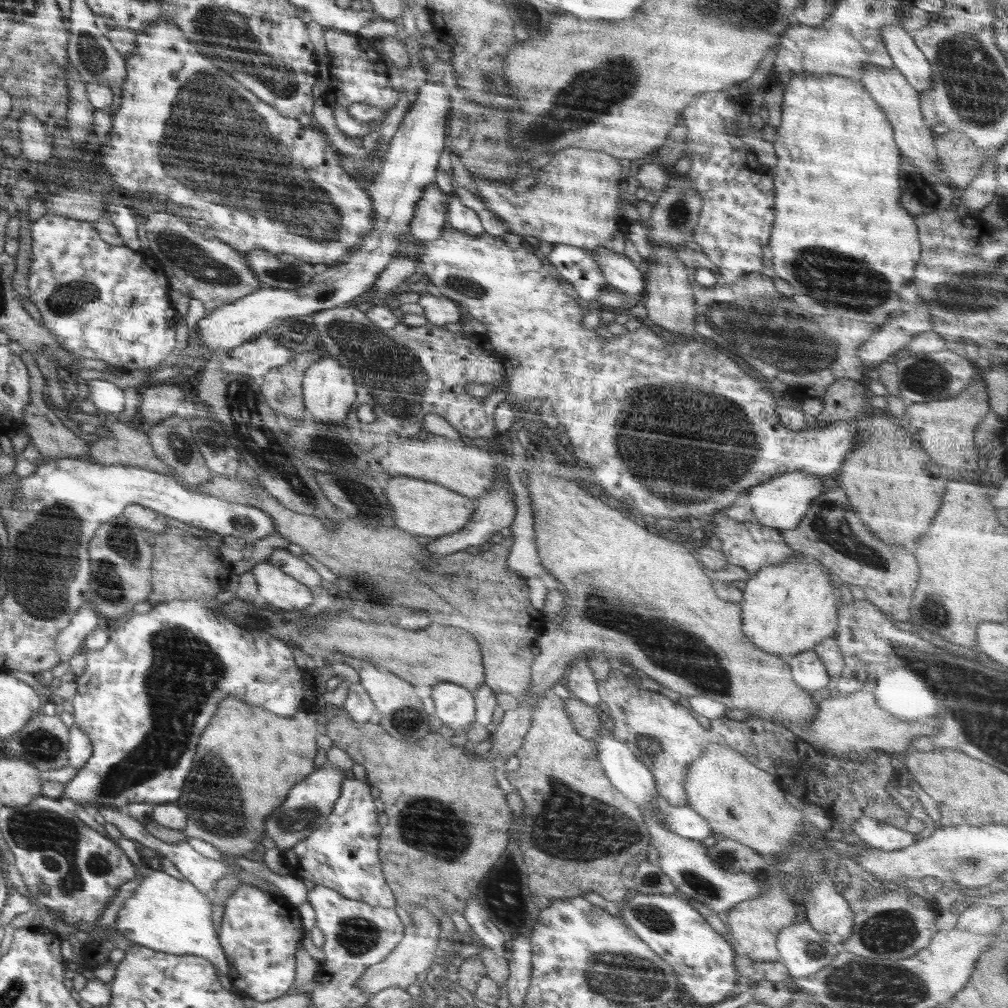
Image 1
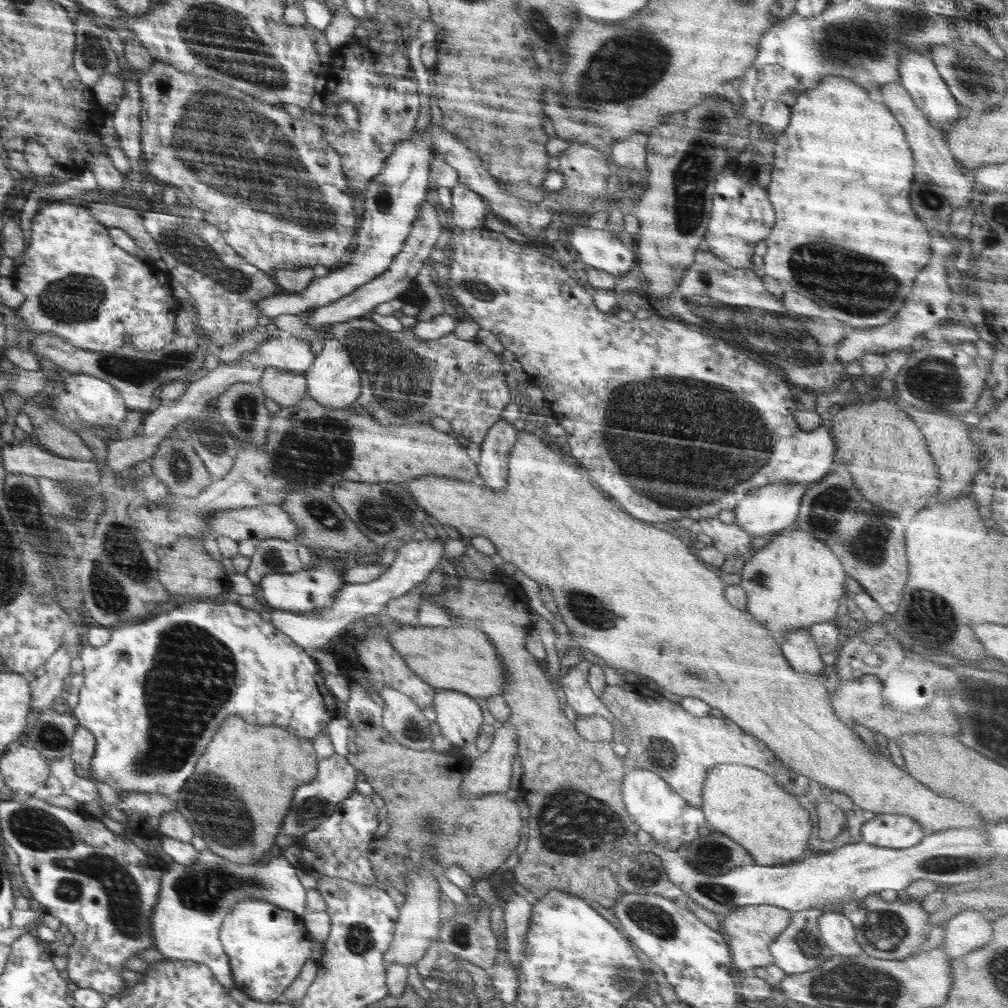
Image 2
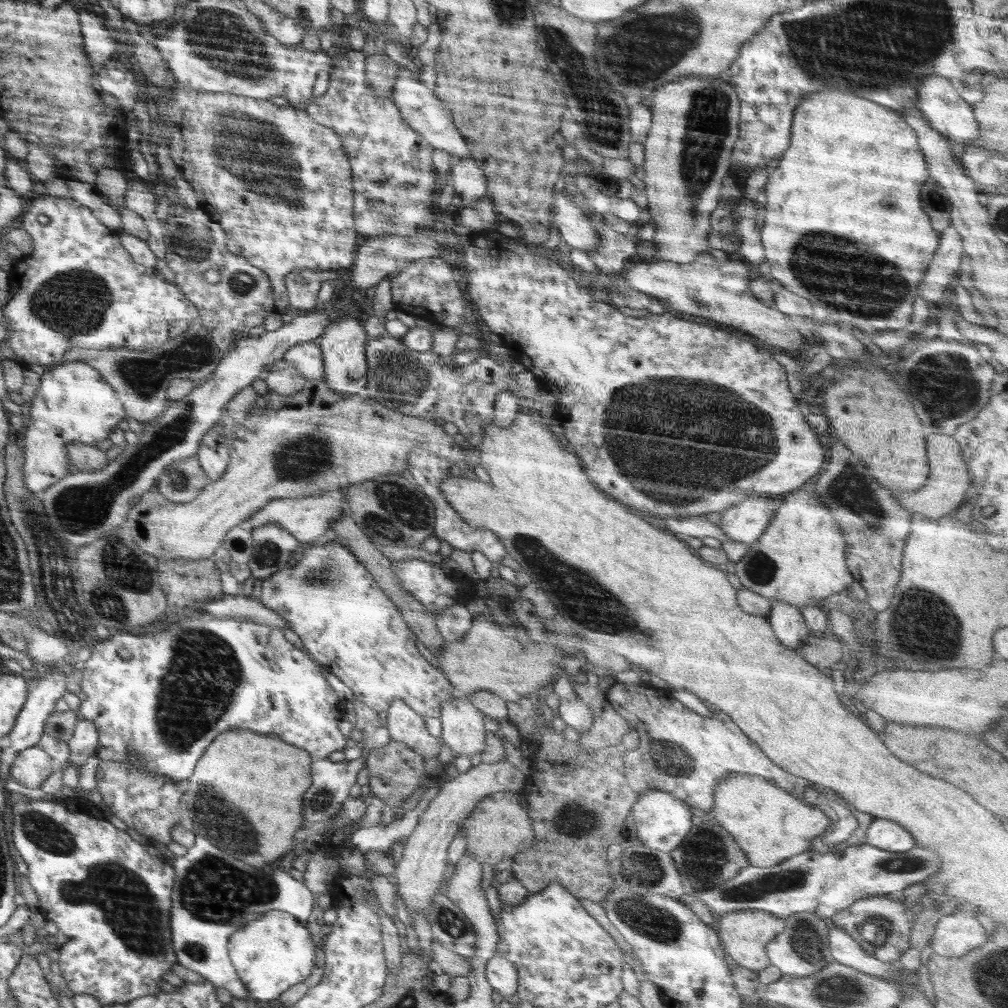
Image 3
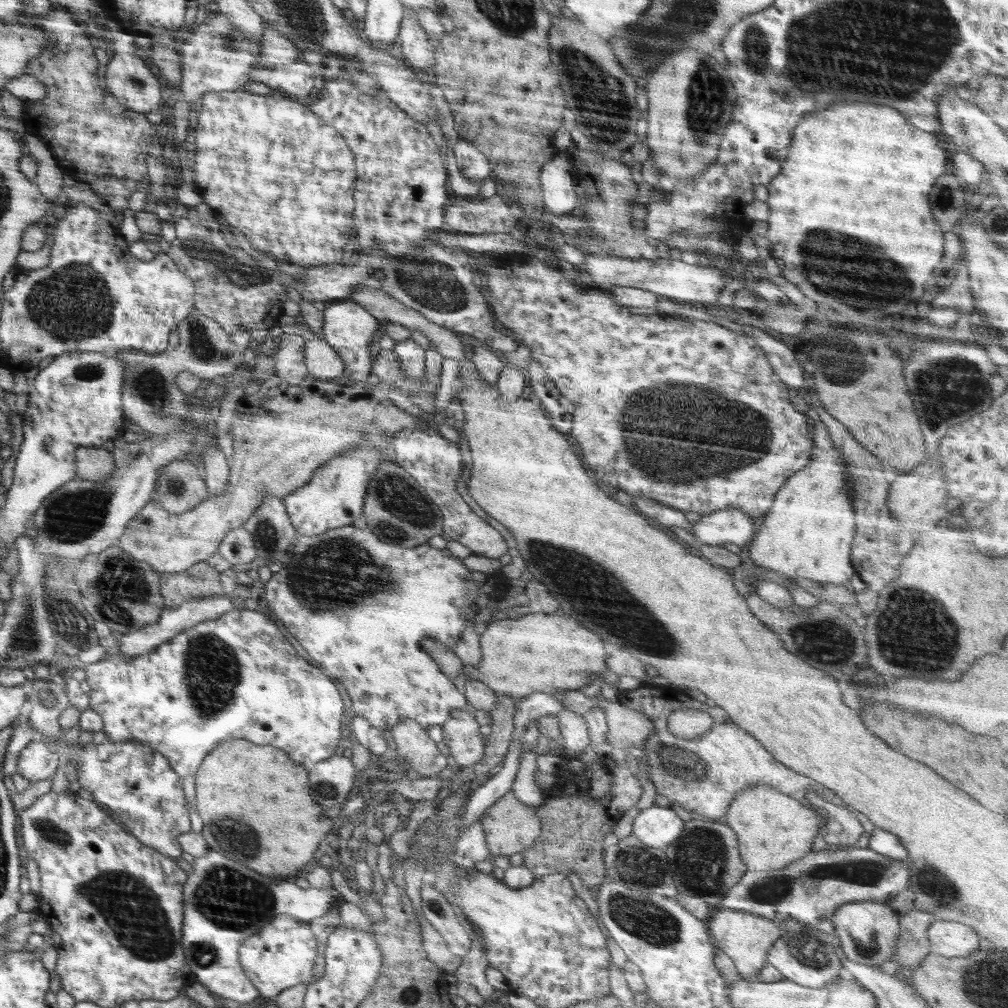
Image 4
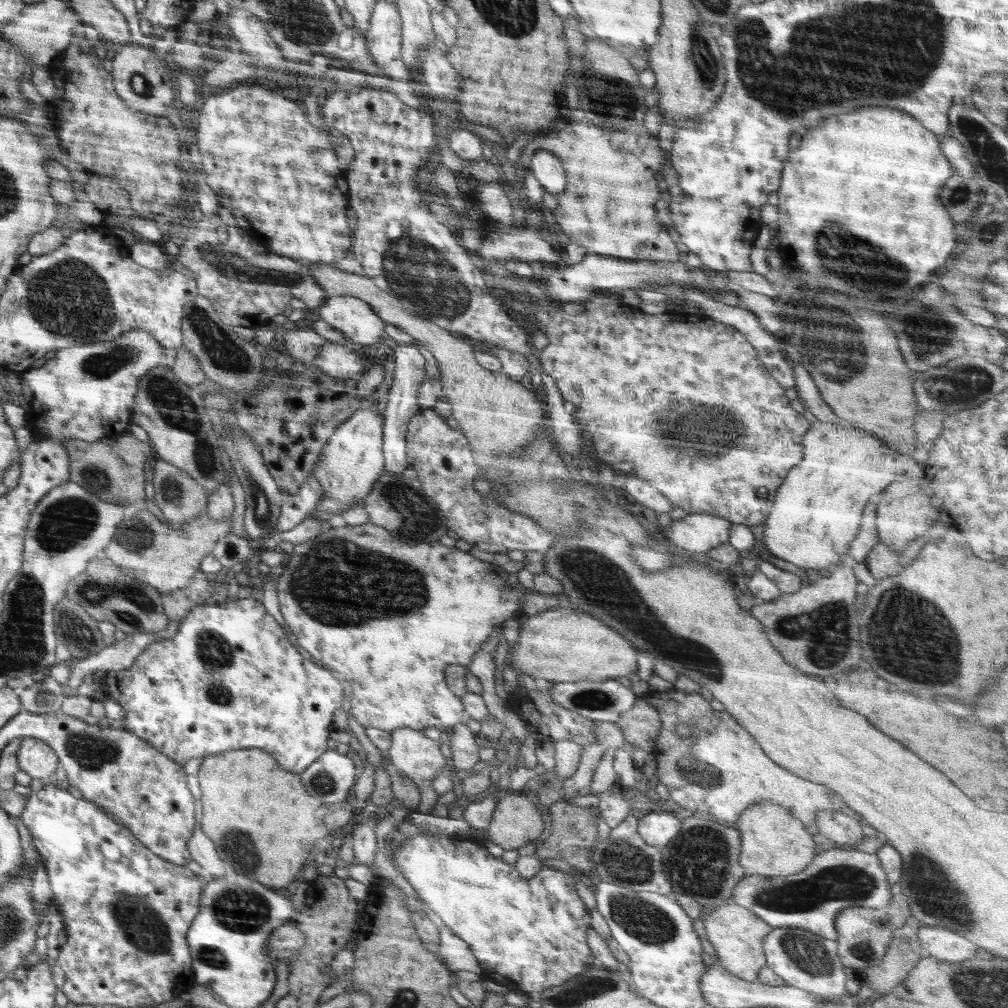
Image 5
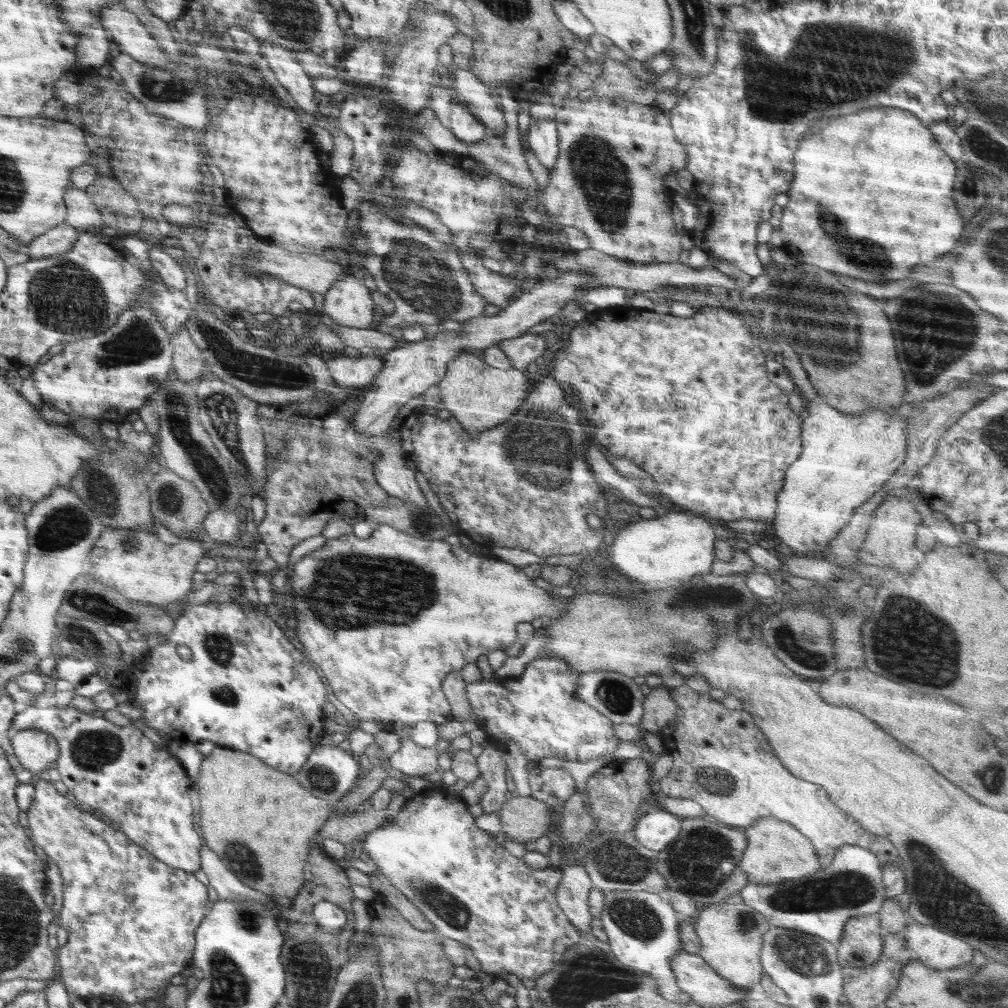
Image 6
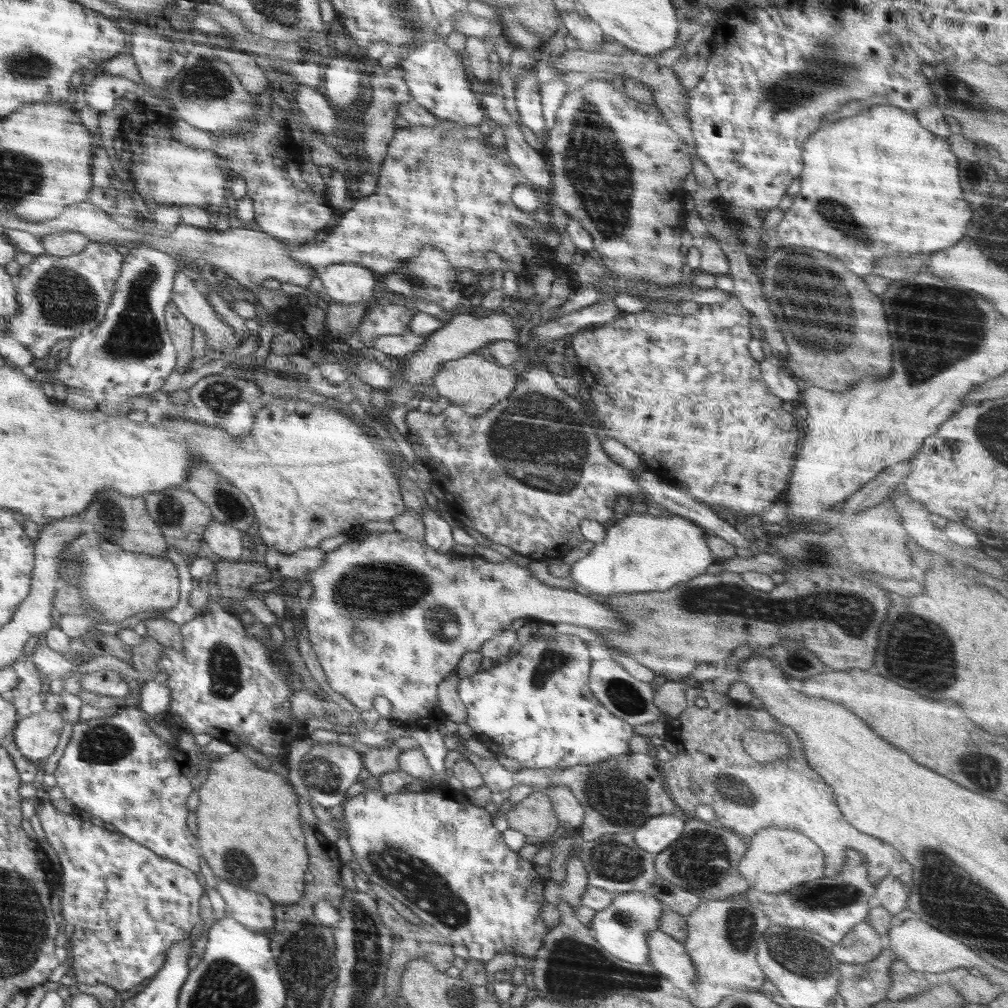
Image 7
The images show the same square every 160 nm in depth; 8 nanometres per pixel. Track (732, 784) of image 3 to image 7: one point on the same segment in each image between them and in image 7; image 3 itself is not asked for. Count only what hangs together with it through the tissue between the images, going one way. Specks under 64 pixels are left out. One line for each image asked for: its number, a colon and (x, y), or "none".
4: (772, 829)
5: (774, 843)
6: (776, 851)
7: (777, 860)

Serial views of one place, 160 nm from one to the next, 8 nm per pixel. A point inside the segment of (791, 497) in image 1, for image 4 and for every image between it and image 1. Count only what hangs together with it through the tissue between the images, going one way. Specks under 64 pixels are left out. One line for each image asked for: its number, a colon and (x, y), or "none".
2: (772, 508)
3: (745, 521)
4: (729, 525)

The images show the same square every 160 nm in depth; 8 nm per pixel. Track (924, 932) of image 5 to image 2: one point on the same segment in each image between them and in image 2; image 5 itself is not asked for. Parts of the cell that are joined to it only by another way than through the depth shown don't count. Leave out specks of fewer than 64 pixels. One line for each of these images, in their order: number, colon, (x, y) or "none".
2: (969, 930)
3: (955, 935)
4: (948, 938)

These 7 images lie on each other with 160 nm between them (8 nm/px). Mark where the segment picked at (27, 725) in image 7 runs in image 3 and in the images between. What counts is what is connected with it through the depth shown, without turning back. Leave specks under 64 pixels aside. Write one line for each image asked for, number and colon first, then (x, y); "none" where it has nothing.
3: (31, 768)
4: (36, 762)
5: (36, 758)
6: (35, 749)

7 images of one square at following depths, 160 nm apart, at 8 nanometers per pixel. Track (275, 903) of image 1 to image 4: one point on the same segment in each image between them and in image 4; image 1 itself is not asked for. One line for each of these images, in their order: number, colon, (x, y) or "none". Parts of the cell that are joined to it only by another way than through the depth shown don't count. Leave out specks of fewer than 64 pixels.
2: (267, 947)
3: (270, 954)
4: (282, 955)

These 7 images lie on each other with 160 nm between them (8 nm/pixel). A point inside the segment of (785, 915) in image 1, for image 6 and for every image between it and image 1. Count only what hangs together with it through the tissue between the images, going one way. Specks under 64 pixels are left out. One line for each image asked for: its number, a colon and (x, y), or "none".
2: (749, 930)
3: (744, 934)
4: (745, 937)
5: (737, 935)
6: (731, 933)

